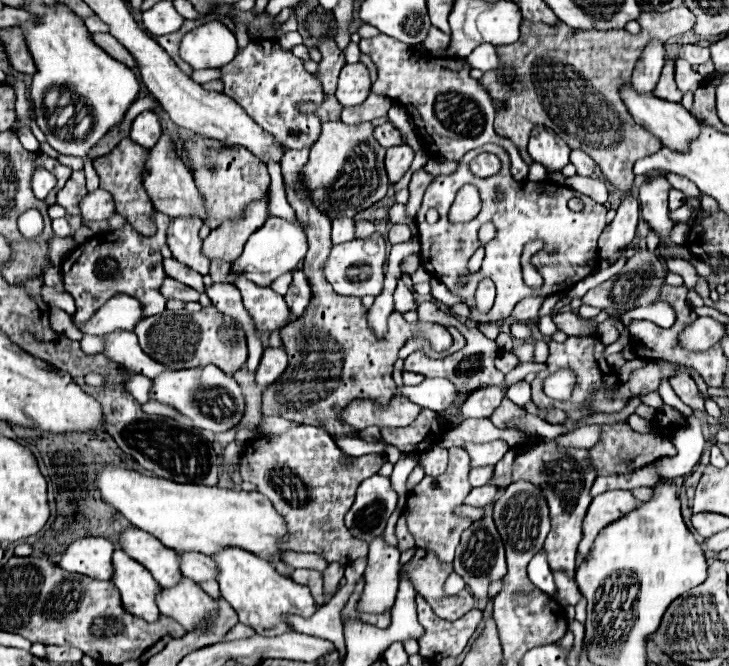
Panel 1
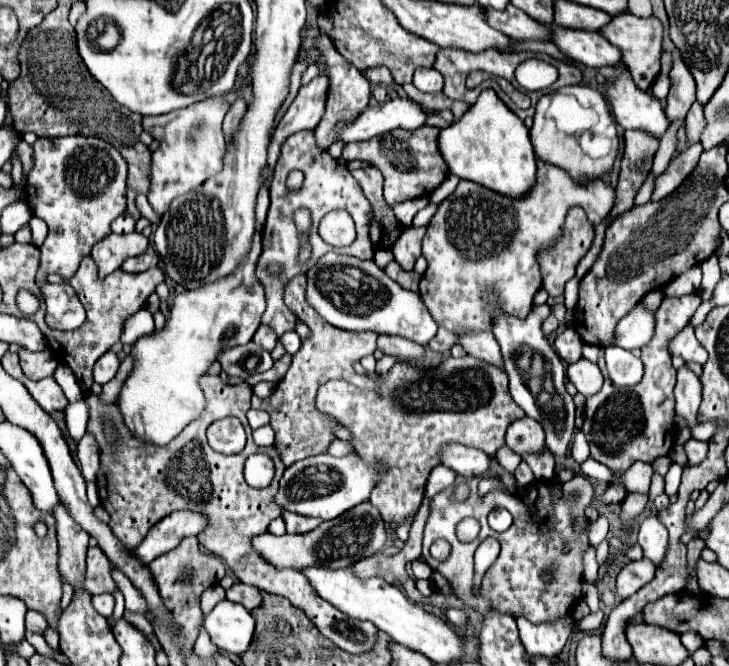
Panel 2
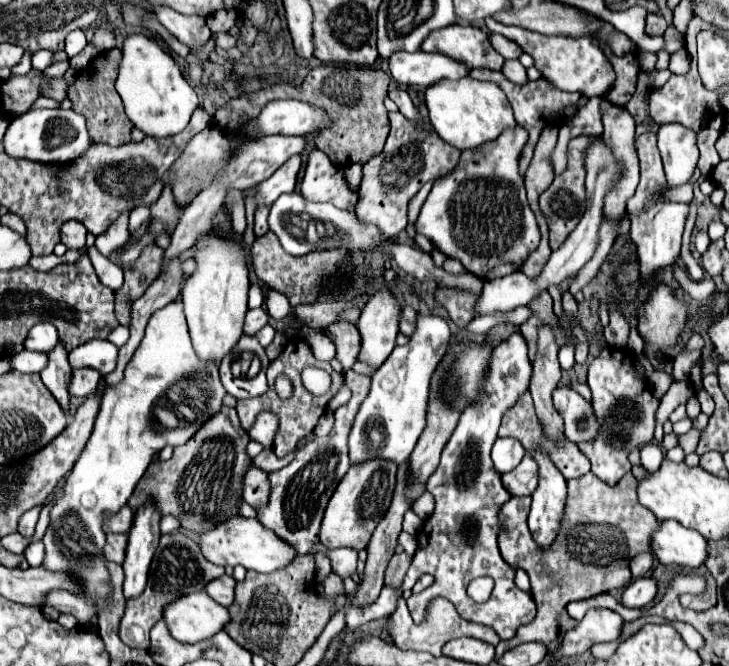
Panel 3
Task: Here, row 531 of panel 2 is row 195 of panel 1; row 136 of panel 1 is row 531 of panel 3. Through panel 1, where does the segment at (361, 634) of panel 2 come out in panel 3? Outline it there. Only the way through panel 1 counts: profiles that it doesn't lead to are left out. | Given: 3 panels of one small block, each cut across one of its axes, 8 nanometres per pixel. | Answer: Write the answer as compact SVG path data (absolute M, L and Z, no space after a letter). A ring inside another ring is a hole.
M222 406L222 410L212 416L184 446L174 448L170 460L150 464L148 472L136 486L136 492L132 492L128 506L136 514L136 510L150 500L162 516L176 516L182 528L196 534L238 516L244 472L248 470L248 464L252 464L252 458L246 454L248 442L250 436L242 430L236 410Z

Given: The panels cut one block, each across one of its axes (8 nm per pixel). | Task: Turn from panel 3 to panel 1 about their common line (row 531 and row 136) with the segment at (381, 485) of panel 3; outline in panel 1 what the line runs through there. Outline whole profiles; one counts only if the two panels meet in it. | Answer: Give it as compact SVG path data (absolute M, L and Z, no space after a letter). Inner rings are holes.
M342 120L324 122L322 134L310 148L310 160L304 170L308 188L312 190L312 200L330 218L334 216L356 216L358 212L370 208L386 196L390 186L384 168L386 148L374 138L374 124L344 124Z

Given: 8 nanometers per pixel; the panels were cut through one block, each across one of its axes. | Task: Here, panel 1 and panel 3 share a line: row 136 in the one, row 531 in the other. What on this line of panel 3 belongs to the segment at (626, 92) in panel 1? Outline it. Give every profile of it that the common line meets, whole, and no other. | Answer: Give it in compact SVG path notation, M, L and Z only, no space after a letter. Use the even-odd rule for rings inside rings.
M666 520L652 536L652 552L660 564L678 564L682 568L700 568L706 562L708 542L696 530L684 528L676 520Z

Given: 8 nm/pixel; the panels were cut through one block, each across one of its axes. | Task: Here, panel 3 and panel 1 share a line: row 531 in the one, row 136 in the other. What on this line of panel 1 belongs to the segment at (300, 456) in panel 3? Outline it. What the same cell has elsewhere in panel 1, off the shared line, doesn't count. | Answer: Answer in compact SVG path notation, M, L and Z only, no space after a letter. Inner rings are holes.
M252 40L246 48L238 50L236 58L228 66L222 66L222 82L224 94L234 98L262 130L278 140L278 144L288 150L302 150L318 140L320 118L316 112L300 112L298 106L302 102L320 106L324 102L322 86L304 70L302 58L296 58L290 50L282 50L278 40ZM226 78L230 82L226 82Z

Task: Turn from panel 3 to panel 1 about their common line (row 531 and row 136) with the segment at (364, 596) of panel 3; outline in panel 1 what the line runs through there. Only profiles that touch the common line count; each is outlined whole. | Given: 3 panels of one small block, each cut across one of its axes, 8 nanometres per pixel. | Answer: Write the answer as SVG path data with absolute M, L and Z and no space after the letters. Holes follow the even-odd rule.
M384 122L384 124L376 126L374 136L376 136L376 140L378 140L384 148L392 148L392 146L400 146L400 144L402 144L400 132L398 132L390 122Z

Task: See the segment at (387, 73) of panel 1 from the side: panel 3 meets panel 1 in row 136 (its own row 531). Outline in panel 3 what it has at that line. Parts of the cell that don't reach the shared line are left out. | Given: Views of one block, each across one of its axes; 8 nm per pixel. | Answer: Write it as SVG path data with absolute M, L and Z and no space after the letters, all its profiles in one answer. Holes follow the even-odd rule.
M512 334L508 340L500 342L494 348L490 368L488 368L488 374L484 378L484 390L482 390L478 402L462 412L460 422L458 422L452 438L448 440L446 448L442 450L440 466L436 470L438 484L434 488L432 488L432 484L428 486L428 492L432 492L432 496L436 500L436 508L434 508L434 514L424 522L422 532L418 534L418 550L412 558L410 570L408 570L406 578L404 578L404 584L402 584L402 590L412 590L412 584L420 578L420 574L432 574L434 584L430 588L426 588L422 594L412 594L408 598L408 610L410 610L410 616L412 616L414 622L422 620L424 608L428 606L428 602L434 596L448 598L456 606L456 610L462 618L494 628L496 634L500 636L500 640L512 638L516 634L518 626L530 624L536 616L536 606L534 606L532 594L516 588L516 584L514 584L514 572L516 570L502 560L498 544L496 544L498 534L504 530L504 526L500 524L500 518L498 518L500 504L504 504L510 498L510 492L502 486L502 480L500 480L500 476L498 476L498 472L496 472L496 468L490 460L490 448L496 440L496 432L500 428L500 420L502 420L504 412L508 408L512 408L512 404L516 404L516 400L526 390L528 390L528 344L526 344L522 334ZM476 576L492 576L496 580L492 596L484 604L472 602L472 598L466 592L470 580L476 578Z

